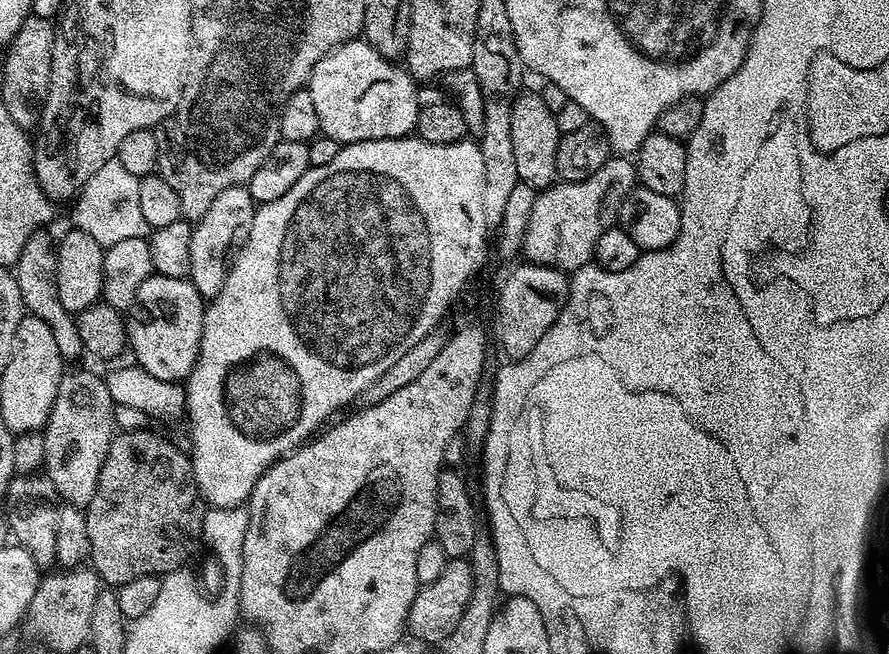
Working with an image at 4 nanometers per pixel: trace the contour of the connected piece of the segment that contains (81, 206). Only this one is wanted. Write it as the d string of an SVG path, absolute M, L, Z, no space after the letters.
M120 160L106 162L106 166L99 167L75 197L75 227L90 234L90 238L94 238L94 242L98 242L103 249L114 246L114 242L123 242L126 238L147 237L150 229L140 208L139 185L140 177L130 174L130 170L126 170Z

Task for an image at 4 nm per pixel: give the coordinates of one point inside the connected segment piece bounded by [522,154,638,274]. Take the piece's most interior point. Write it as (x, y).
(568, 218)

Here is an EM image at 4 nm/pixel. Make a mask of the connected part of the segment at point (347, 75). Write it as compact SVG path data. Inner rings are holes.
M363 38L339 44L332 53L321 58L318 66L314 66L306 87L310 98L314 98L320 132L334 138L342 146L356 144L360 140L399 140L402 136L415 133L422 107L422 100L416 97L417 85L399 63L385 59Z

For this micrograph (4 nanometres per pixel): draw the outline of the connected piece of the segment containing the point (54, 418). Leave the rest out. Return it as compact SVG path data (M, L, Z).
M69 371L60 380L54 406L42 429L45 440L42 468L54 486L57 497L65 505L84 510L90 498L94 498L98 474L102 470L102 462L106 462L116 428L113 407L114 395L108 391L103 375Z

